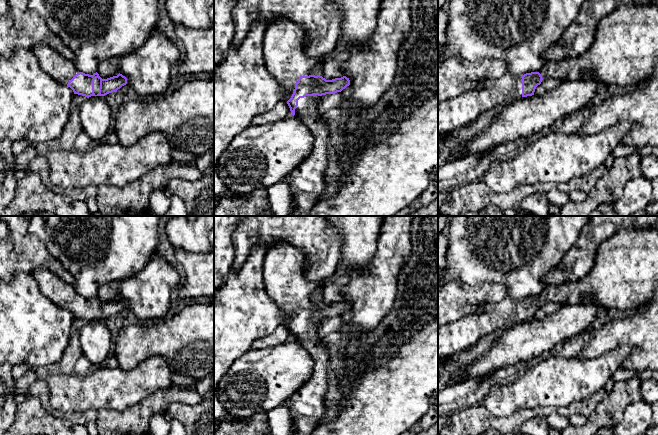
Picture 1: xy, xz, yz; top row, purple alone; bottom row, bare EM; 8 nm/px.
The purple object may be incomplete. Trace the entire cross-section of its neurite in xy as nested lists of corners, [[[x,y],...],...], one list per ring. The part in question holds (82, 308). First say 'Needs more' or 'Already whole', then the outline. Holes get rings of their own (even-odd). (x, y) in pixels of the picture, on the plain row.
Needs more. [[[45,267],[34,269],[31,275],[41,293],[56,306],[70,311],[74,318],[87,322],[105,320],[127,308],[127,302],[120,297],[107,303],[102,303],[97,296],[93,299],[82,297],[75,291],[73,285],[63,281]]]

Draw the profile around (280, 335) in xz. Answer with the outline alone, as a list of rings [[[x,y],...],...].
[[[282,324],[268,336],[256,339],[251,346],[253,350],[262,350],[264,348],[277,347],[291,339],[290,332],[286,325]]]

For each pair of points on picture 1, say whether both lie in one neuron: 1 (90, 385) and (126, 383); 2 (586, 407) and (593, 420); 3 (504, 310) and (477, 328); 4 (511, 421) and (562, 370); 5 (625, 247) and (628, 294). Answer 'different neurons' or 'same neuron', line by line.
1: same neuron
2: different neurons
3: same neuron
4: different neurons
5: same neuron

